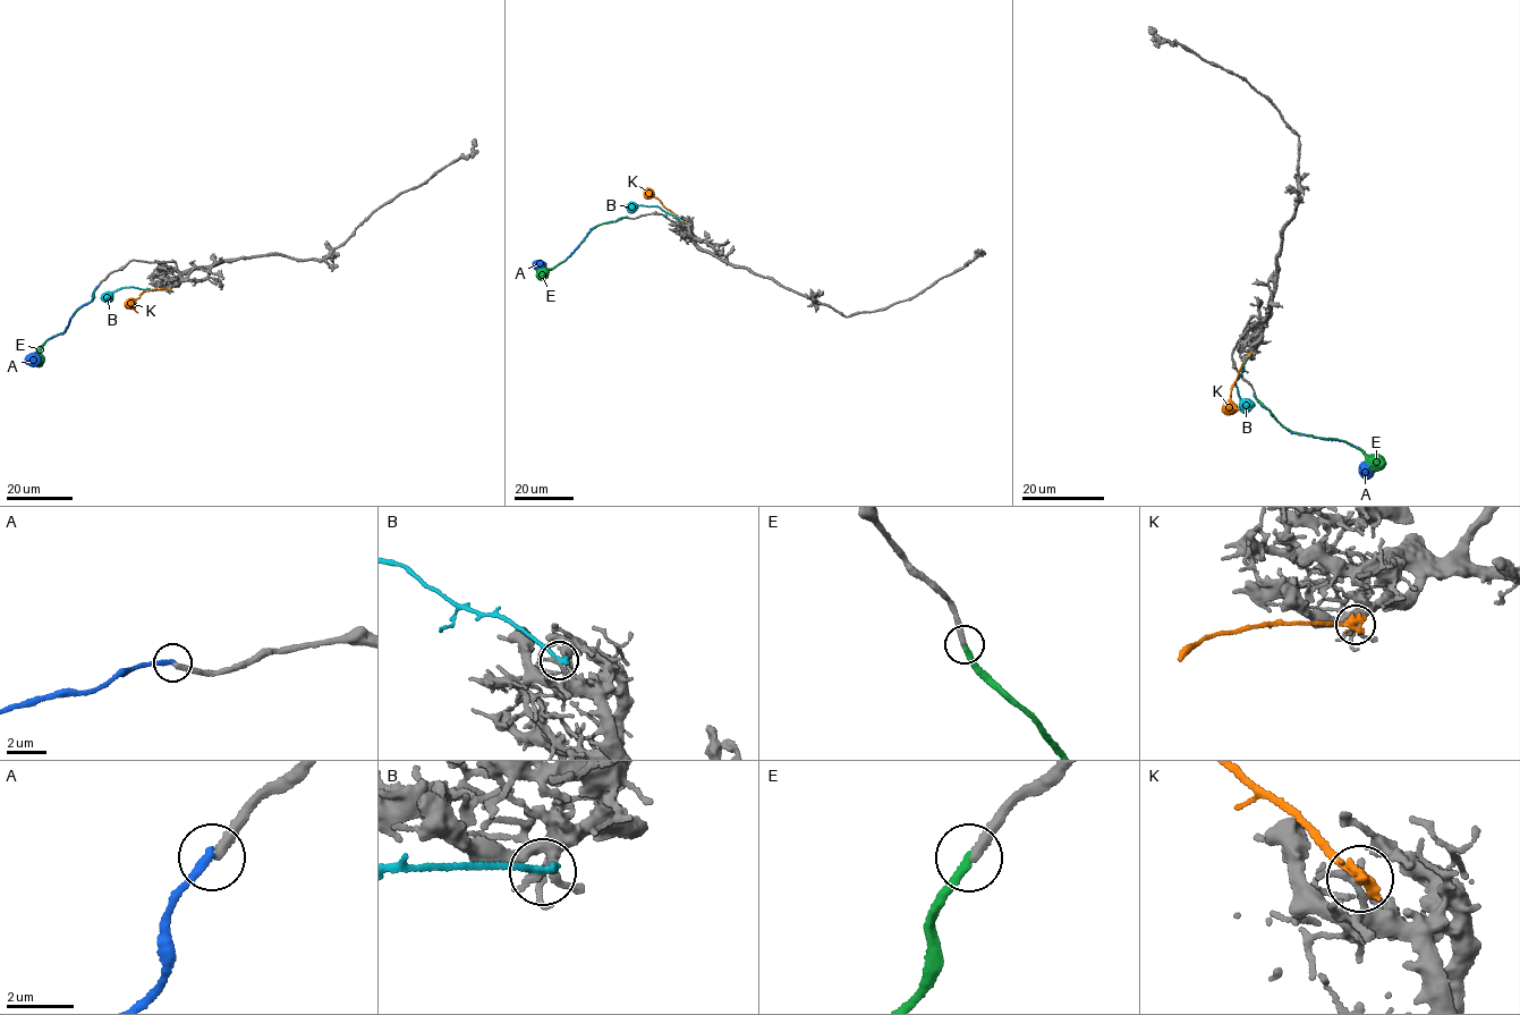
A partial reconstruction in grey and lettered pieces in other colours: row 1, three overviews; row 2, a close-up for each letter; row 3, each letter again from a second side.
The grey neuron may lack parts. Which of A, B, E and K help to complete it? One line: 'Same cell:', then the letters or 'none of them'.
Same cell: E

